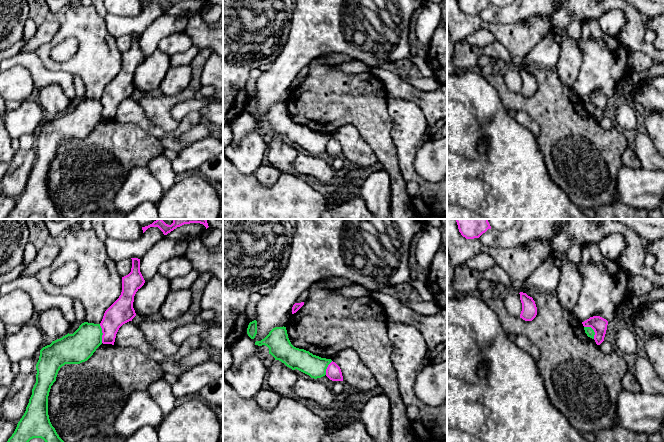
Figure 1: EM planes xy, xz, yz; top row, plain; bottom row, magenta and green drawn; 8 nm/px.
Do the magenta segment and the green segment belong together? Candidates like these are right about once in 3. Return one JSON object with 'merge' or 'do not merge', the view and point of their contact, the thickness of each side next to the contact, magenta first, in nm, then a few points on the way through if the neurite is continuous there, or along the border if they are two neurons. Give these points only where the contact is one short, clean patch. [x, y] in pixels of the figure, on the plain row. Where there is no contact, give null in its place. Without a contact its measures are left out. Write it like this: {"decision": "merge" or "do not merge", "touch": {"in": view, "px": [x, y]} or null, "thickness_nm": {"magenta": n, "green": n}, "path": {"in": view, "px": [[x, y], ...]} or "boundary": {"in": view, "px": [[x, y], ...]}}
{"decision": "do not merge", "touch": {"in": "xy", "px": [102, 108]}, "thickness_nm": {"magenta": 190, "green": 240}, "boundary": {"in": "xy", "px": [[99, 100], [102, 106], [102, 118]]}}

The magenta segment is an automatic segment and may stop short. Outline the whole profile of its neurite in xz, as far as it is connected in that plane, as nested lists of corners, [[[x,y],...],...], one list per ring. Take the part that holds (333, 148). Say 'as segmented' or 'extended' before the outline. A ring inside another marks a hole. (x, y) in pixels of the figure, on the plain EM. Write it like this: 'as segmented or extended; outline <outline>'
as segmented; outline [[[331,138],[326,145],[326,152],[332,157],[343,157],[343,152],[340,143]]]

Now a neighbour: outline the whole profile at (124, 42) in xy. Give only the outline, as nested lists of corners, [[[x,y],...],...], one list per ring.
[[[122,35],[116,38],[116,45],[121,53],[128,51],[131,48],[132,35]]]

